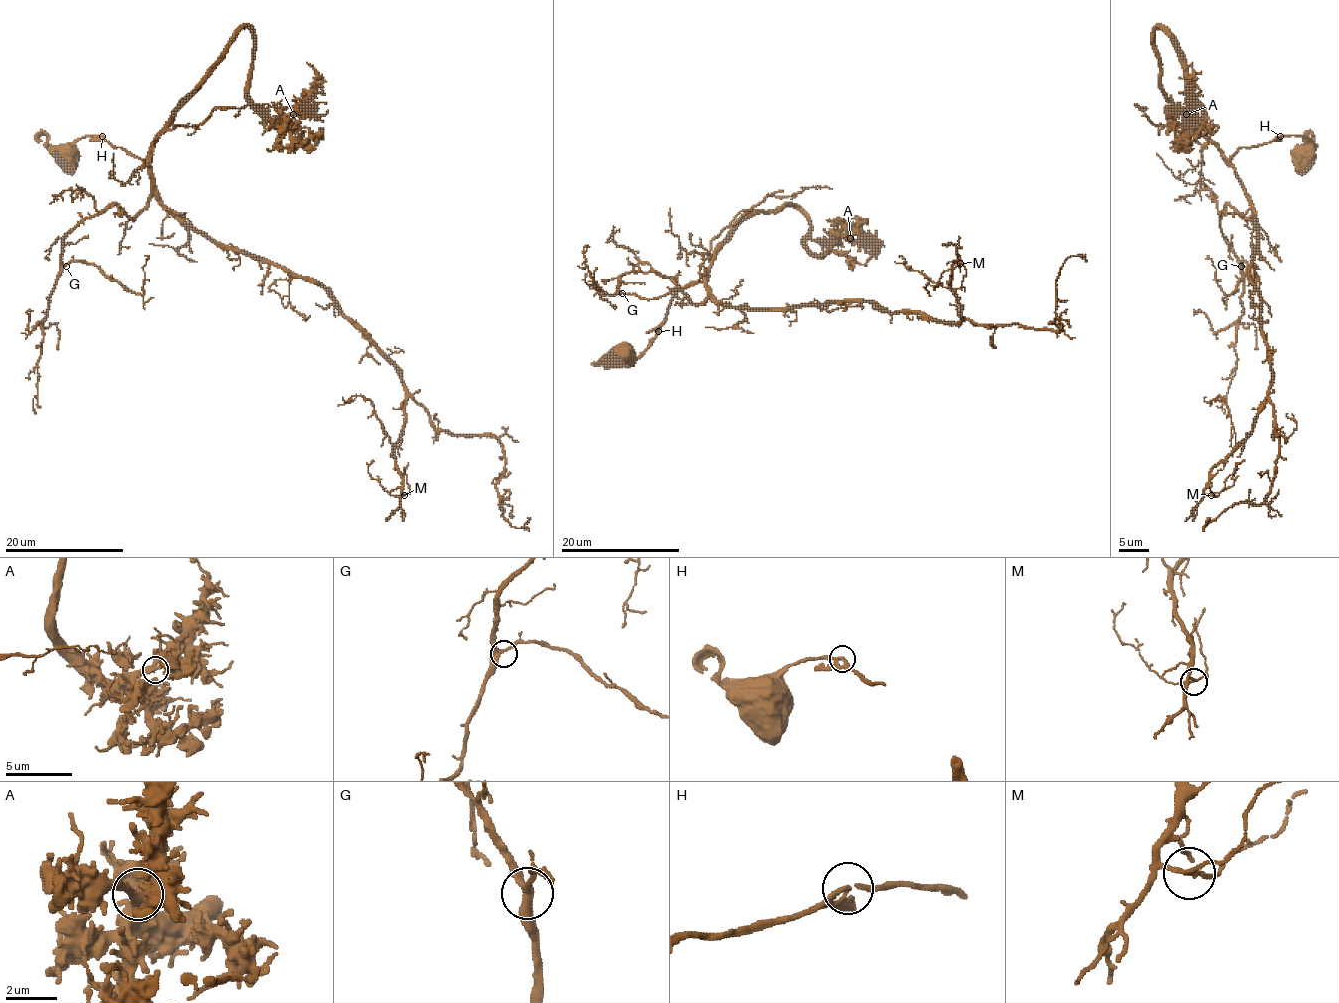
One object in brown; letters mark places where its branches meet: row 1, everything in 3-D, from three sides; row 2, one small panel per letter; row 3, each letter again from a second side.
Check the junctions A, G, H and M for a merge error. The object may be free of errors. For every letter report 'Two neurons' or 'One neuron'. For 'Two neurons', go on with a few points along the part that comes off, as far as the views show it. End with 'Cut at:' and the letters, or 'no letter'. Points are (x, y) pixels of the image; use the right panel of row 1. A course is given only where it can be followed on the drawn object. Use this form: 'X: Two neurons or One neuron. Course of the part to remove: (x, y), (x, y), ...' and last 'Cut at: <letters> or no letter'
A: One neuron
G: One neuron
H: One neuron
M: One neuron
Cut at: no letter

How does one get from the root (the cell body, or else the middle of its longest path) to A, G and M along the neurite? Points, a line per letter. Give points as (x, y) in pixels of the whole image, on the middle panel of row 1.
A: (624, 354), (630, 364), (647, 346), (670, 300), (704, 279), (749, 215), (802, 209), (814, 254), (850, 238)
G: (624, 354), (630, 364), (647, 346), (679, 291), (707, 290), (692, 303), (668, 278), (627, 272), (622, 293)
M: (624, 354), (630, 364), (694, 282), (728, 306), (874, 302), (957, 323), (960, 263)

